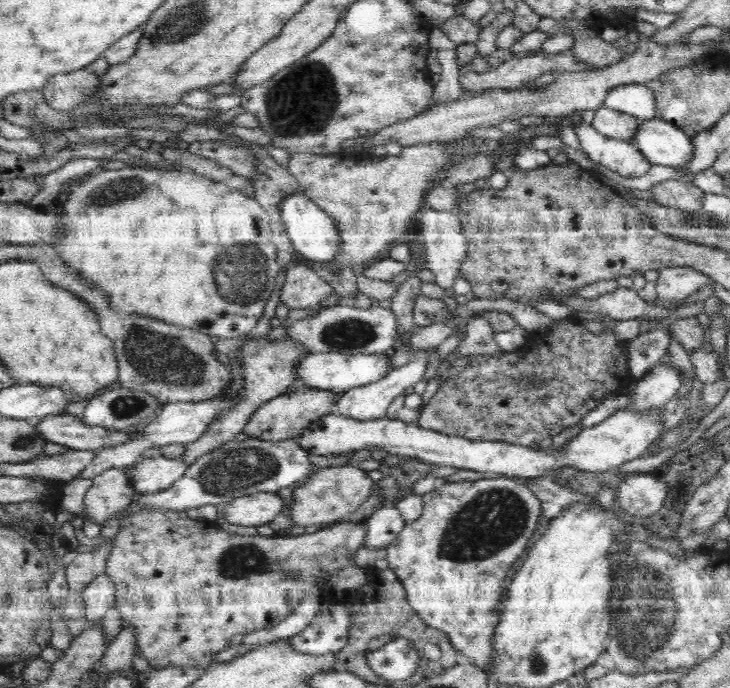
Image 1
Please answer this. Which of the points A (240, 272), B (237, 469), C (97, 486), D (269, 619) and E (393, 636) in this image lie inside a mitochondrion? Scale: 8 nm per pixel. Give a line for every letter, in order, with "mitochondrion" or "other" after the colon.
A: mitochondrion
B: mitochondrion
C: other
D: other
E: other

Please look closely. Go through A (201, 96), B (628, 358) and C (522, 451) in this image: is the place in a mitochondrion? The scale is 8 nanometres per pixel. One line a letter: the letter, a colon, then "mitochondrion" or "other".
A: other
B: other
C: other

